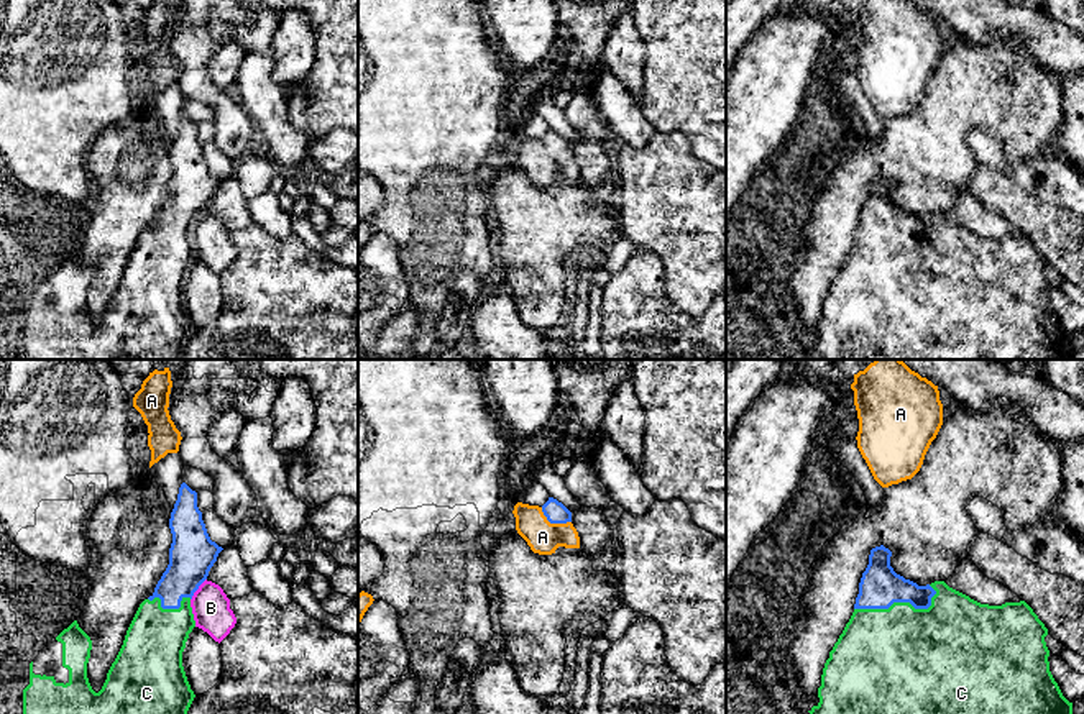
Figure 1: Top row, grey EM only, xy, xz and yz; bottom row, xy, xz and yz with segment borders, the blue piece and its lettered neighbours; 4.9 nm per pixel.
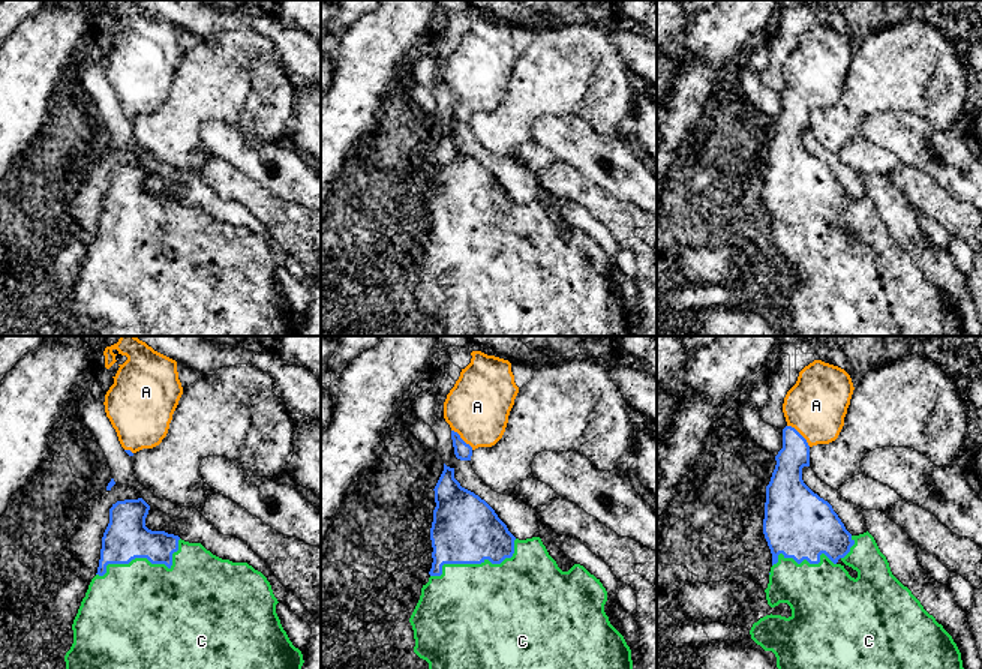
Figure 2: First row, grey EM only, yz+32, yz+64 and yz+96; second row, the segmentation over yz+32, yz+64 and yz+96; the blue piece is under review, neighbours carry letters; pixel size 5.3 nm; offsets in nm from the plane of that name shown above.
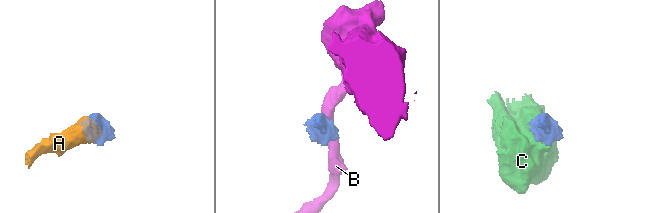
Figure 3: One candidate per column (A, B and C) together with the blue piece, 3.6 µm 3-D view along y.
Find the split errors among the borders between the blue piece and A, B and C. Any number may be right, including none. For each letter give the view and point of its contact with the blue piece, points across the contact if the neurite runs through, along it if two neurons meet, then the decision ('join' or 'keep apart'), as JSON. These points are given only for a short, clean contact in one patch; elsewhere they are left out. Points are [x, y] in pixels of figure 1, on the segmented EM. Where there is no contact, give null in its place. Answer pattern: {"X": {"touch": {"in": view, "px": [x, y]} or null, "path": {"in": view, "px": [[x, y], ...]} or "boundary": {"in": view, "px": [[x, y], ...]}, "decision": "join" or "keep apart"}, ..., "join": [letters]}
{"A": {"touch": {"in": "xz", "px": [554, 522]}, "path": {"in": "xz", "px": [[555, 512], [554, 522], [542, 537]]}, "decision": "join"}, "B": {"touch": {"in": "xy", "px": [197, 588]}, "boundary": {"in": "xy", "px": [[206, 578], [191, 599]]}, "decision": "keep apart"}, "C": {"touch": {"in": "yz", "px": [899, 601]}, "decision": "join"}, "join": ["A", "C"]}

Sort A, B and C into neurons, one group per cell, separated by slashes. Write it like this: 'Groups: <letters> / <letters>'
Groups: A C / B

